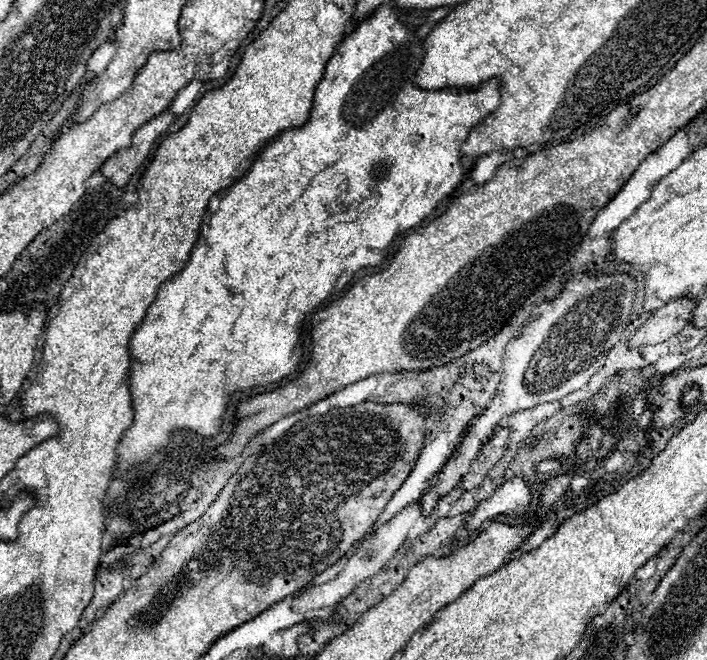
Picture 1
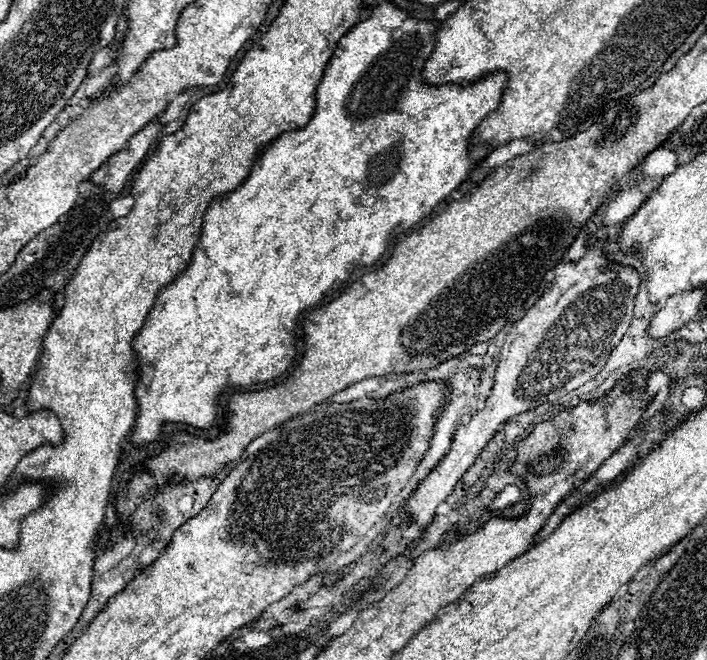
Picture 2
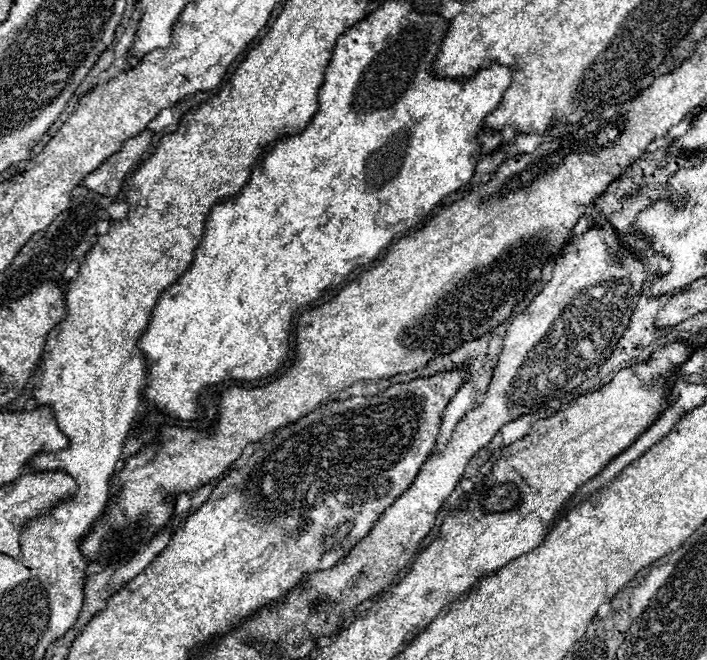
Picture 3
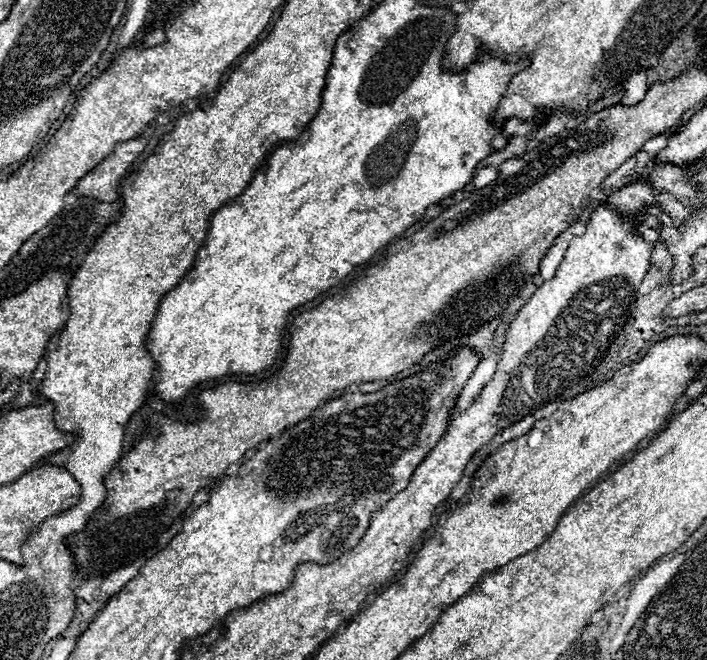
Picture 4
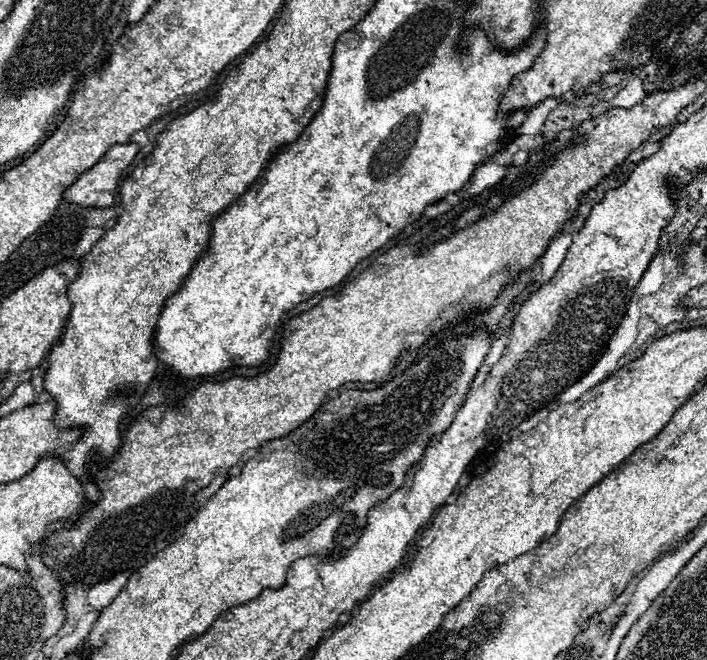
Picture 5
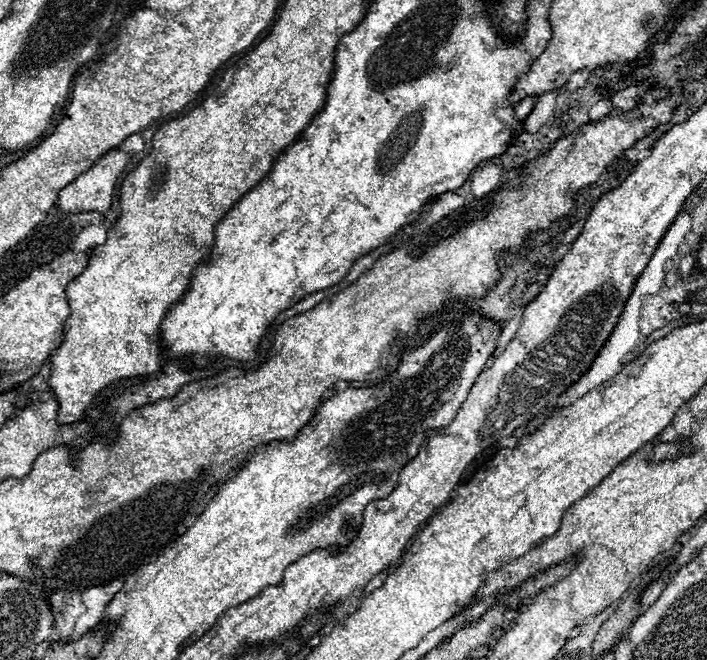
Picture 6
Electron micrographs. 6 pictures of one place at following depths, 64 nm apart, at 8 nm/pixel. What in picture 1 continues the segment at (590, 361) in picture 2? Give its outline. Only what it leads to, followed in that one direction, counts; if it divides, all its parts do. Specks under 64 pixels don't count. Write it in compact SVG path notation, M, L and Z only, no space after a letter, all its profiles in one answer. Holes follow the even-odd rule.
M576 274L566 282L564 292L558 298L542 302L534 308L520 338L512 340L506 346L504 366L500 370L502 380L496 388L496 398L492 398L484 414L476 418L470 436L466 436L458 446L456 460L448 462L442 474L438 474L438 486L434 486L432 492L420 498L424 514L430 514L436 502L446 496L466 474L480 446L484 444L484 440L488 440L500 418L542 402L560 400L566 394L588 384L588 380L602 368L608 350L612 350L612 346L622 338L628 314L632 312L634 292L636 282L628 274L602 274L594 278Z

